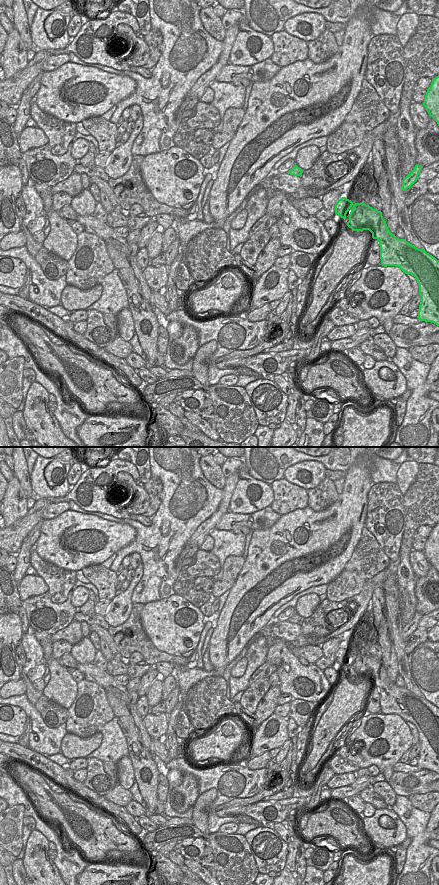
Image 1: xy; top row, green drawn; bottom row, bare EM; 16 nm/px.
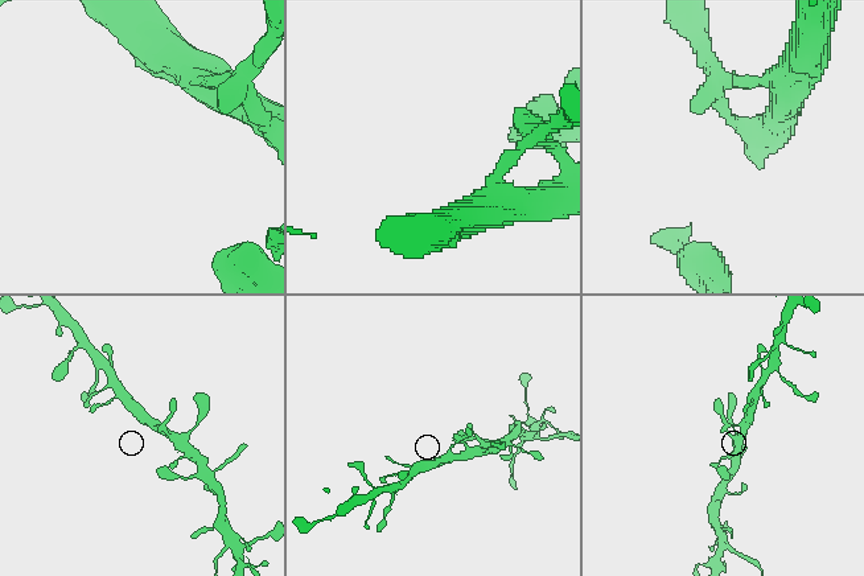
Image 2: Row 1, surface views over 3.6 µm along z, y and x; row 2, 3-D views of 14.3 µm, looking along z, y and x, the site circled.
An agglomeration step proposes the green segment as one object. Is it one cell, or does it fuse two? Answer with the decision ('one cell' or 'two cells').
one cell

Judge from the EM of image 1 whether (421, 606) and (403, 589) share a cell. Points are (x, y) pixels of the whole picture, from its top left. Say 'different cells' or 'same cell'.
different cells

